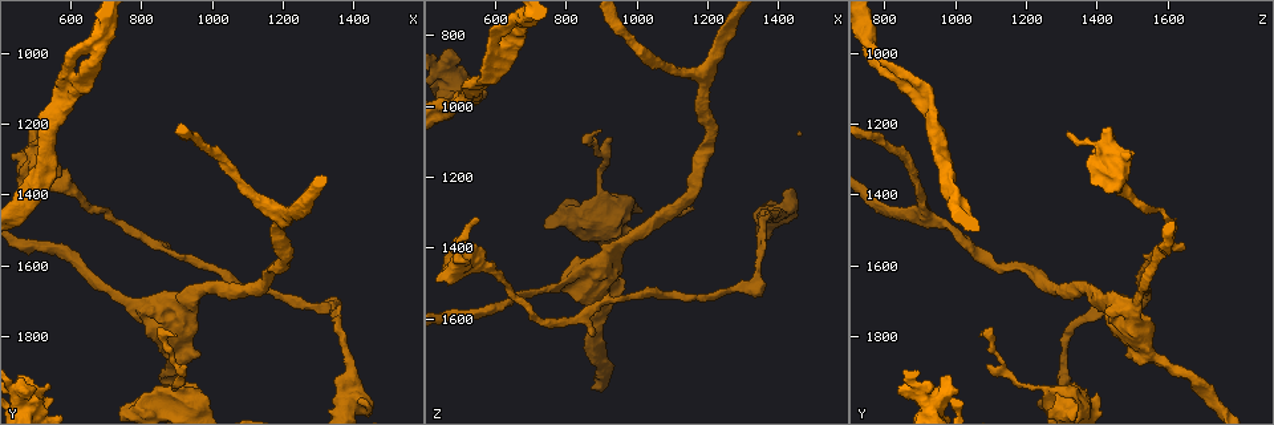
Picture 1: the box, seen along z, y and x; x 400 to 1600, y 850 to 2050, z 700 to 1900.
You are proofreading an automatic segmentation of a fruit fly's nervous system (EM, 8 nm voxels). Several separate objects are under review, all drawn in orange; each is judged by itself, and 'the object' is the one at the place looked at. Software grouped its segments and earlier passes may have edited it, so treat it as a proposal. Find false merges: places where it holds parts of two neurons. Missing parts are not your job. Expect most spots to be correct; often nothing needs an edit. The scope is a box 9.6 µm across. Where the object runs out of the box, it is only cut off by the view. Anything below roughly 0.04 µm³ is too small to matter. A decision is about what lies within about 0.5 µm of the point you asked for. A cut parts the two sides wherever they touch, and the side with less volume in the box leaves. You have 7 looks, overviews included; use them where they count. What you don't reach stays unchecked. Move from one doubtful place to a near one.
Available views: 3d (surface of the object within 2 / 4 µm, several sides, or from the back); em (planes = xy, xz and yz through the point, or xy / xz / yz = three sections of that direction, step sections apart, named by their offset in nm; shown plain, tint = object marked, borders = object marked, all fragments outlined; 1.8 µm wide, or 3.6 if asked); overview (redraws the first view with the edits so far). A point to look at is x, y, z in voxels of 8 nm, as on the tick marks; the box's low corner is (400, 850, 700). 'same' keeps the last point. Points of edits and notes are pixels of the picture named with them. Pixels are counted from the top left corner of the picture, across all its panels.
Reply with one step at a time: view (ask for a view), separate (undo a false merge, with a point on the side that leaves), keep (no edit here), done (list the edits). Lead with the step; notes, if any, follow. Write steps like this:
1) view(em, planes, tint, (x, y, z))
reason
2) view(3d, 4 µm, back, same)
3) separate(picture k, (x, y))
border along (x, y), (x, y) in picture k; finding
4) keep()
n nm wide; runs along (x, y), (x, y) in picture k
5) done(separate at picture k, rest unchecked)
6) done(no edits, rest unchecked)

view(3d, 4 µm, (550, 1330, 1430))
sudden change in width

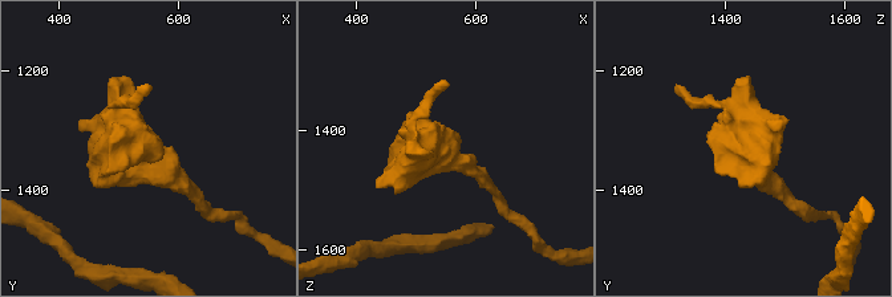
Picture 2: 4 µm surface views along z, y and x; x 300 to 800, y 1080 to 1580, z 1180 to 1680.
view(em, 3.6 µm, planes, borders, (545, 1325, 1440))

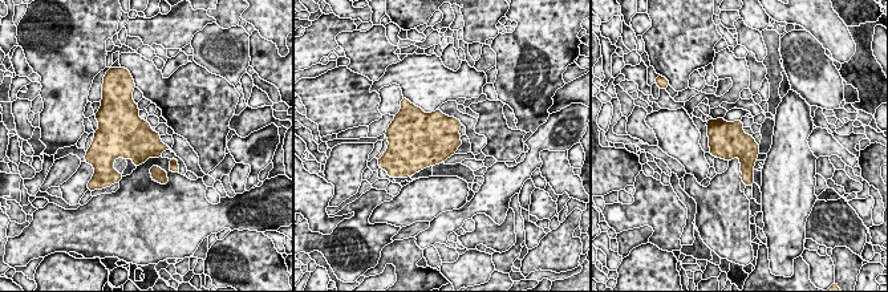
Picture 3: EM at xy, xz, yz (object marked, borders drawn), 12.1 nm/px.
keep()
420 nm wide; one neuron here

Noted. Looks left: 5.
view(3d, 4 µm, (790, 1730, 1490))
calibre changes

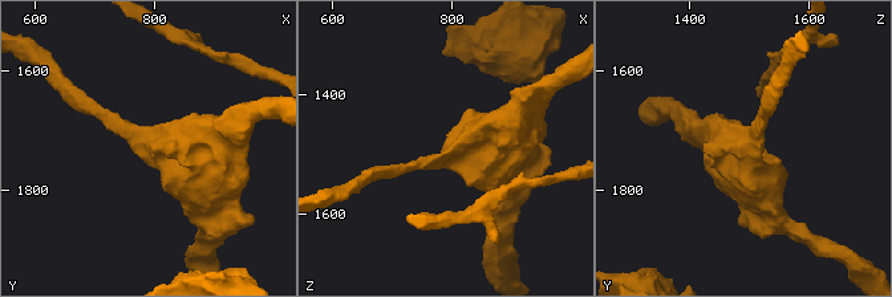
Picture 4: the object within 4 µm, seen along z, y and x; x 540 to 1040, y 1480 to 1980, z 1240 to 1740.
view(em, 3.6 µm, yz, step 4, tint, (795, 1725, 1490))
arms of 170, 700 nm; shape alone is not enough

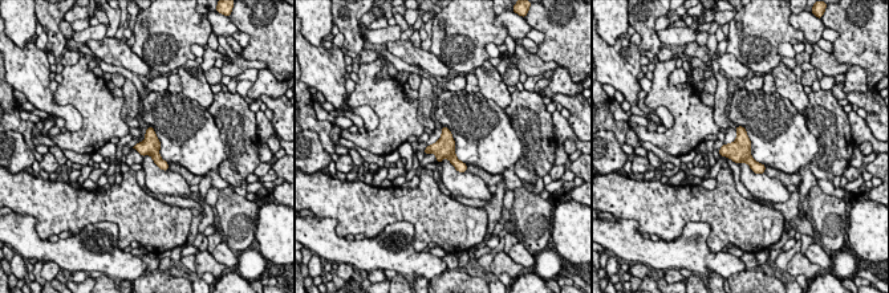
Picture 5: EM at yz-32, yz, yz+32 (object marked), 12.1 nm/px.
keep()
all the same neuron

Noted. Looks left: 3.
view(em, planes, plain, (820, 1980, 1310))
sudden change in width

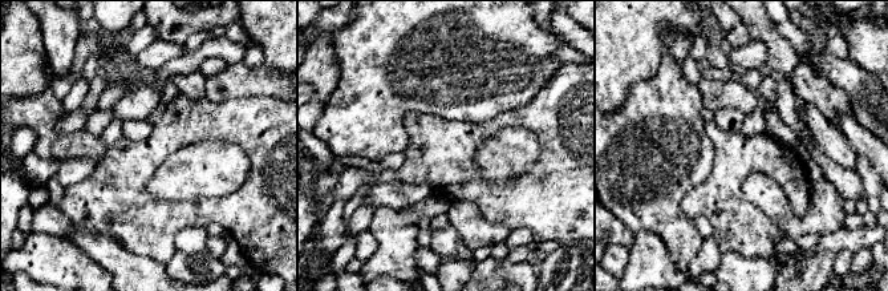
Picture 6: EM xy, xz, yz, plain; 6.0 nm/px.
view(em, planes, tint, same)
with the object marked

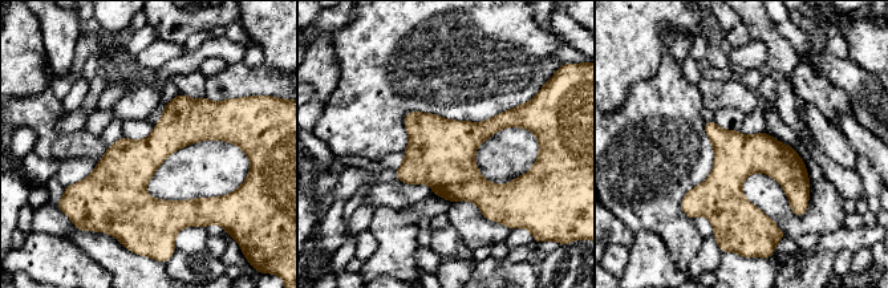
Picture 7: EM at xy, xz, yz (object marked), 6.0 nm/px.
keep()
all the same neuron

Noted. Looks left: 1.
done(no edits, rest unchecked)

